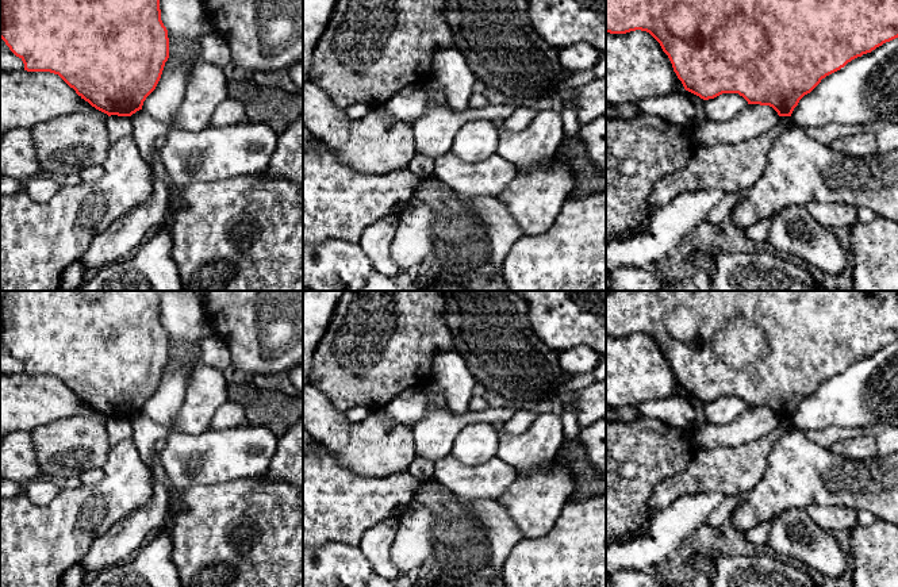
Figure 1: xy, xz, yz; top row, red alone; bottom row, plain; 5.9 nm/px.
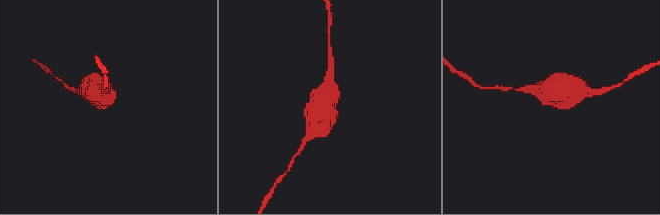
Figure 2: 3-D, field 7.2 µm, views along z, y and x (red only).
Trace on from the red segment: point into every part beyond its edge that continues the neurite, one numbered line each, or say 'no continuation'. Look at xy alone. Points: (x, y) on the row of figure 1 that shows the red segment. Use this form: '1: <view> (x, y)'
no continuation

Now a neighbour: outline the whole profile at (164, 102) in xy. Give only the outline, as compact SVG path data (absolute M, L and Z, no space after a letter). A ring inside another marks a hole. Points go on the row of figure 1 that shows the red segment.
M176 61L164 69L156 89L143 101L142 110L154 119L172 126L193 68L195 65L187 61Z

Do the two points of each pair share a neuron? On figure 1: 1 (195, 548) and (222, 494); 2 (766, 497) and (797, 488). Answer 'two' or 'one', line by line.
1: one
2: one

